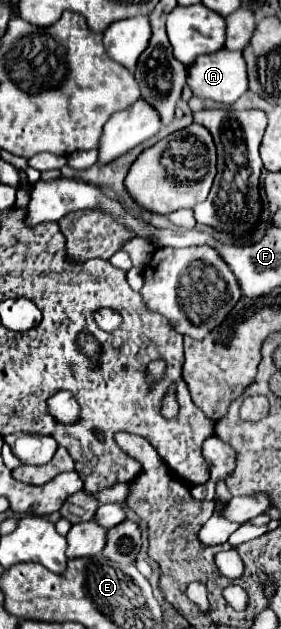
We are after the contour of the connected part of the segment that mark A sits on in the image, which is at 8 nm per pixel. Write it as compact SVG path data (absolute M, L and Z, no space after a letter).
M221 48L219 52L199 56L189 66L187 86L197 98L233 104L247 92L247 72L241 52Z

